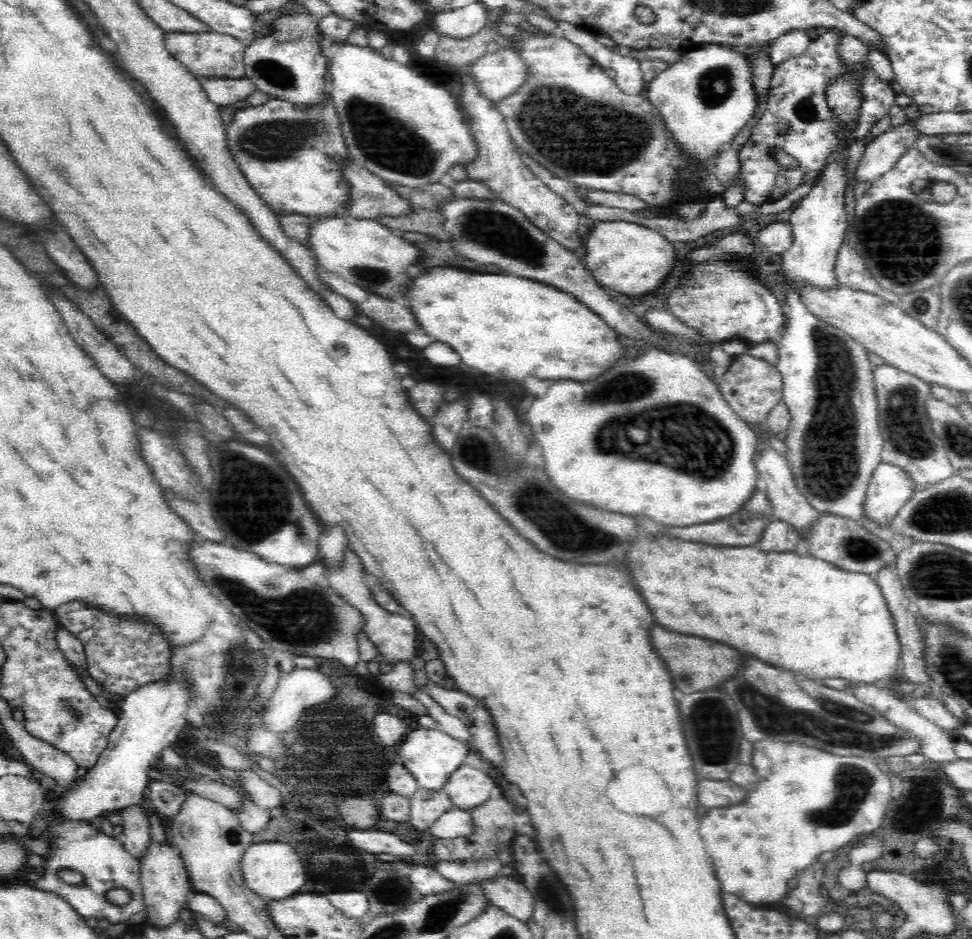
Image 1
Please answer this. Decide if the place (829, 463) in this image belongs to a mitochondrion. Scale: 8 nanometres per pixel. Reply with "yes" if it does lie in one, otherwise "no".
yes

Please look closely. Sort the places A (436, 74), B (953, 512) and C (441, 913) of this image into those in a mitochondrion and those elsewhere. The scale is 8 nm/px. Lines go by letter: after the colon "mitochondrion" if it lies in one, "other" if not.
A: other
B: mitochondrion
C: mitochondrion

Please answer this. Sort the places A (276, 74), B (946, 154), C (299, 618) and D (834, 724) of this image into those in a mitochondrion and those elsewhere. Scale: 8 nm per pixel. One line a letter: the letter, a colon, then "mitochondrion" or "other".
A: mitochondrion
B: mitochondrion
C: mitochondrion
D: mitochondrion

